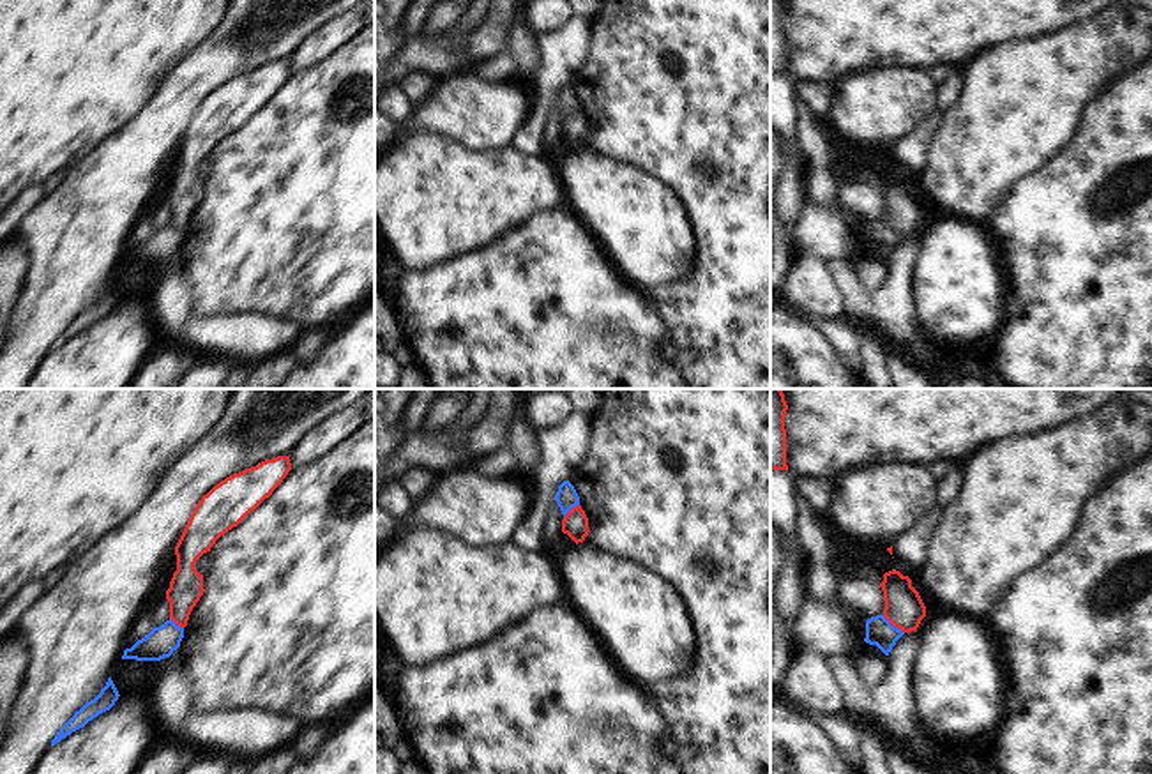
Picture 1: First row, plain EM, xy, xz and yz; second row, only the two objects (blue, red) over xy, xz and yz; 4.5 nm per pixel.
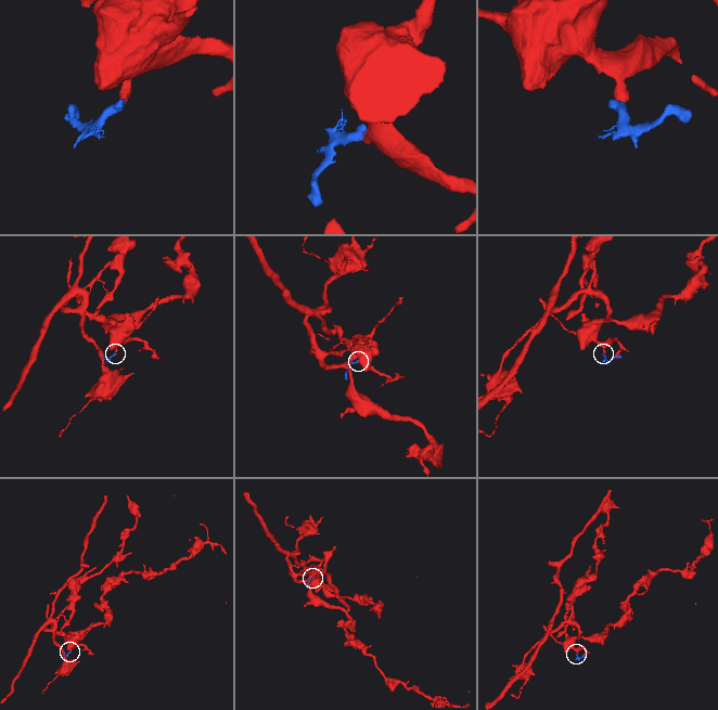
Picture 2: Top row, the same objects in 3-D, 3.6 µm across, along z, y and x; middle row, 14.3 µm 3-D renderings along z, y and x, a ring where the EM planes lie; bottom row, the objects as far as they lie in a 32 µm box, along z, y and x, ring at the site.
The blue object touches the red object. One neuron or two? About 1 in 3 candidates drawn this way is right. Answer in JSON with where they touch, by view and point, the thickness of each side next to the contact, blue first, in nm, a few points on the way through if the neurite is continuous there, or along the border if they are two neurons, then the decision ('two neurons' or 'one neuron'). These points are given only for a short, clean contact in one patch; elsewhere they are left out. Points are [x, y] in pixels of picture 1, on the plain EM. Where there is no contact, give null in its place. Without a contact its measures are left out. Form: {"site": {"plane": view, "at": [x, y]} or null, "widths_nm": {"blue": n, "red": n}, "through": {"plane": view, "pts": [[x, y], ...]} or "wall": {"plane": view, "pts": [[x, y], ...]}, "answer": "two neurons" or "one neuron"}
{"site": {"plane": "yz", "at": [891, 228]}, "widths_nm": {"blue": 130, "red": 180}, "wall": {"plane": "yz", "pts": [[882, 220], [903, 237]]}, "answer": "two neurons"}

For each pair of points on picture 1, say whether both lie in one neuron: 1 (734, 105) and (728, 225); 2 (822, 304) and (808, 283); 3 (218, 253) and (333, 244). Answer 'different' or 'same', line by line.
1: same
2: same
3: same

